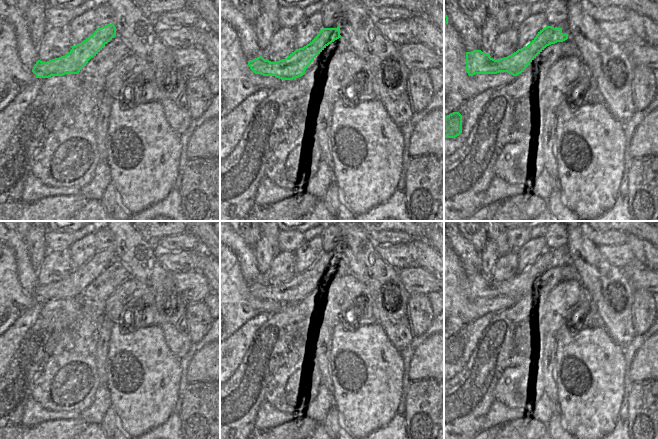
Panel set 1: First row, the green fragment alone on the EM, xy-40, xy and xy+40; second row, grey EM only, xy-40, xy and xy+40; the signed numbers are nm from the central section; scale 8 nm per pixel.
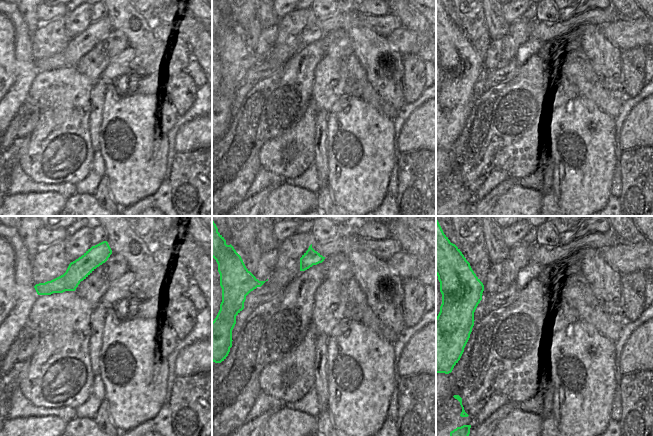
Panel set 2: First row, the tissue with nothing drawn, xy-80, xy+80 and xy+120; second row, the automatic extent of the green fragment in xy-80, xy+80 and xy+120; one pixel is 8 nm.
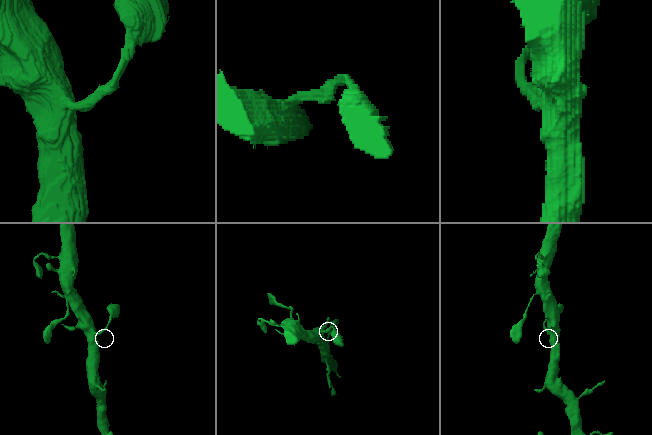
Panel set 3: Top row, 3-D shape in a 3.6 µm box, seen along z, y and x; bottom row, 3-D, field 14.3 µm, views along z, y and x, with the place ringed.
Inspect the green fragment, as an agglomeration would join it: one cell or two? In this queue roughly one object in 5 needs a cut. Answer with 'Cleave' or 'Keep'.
Keep

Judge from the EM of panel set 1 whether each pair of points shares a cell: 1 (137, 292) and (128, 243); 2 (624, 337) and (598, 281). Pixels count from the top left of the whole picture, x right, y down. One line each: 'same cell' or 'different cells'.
1: different cells
2: same cell

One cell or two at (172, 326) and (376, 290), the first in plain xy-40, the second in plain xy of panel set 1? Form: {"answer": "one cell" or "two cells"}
{"answer": "one cell"}

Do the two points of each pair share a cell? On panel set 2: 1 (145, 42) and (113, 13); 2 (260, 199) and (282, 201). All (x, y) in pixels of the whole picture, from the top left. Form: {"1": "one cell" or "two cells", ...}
{"1": "one cell", "2": "two cells"}

